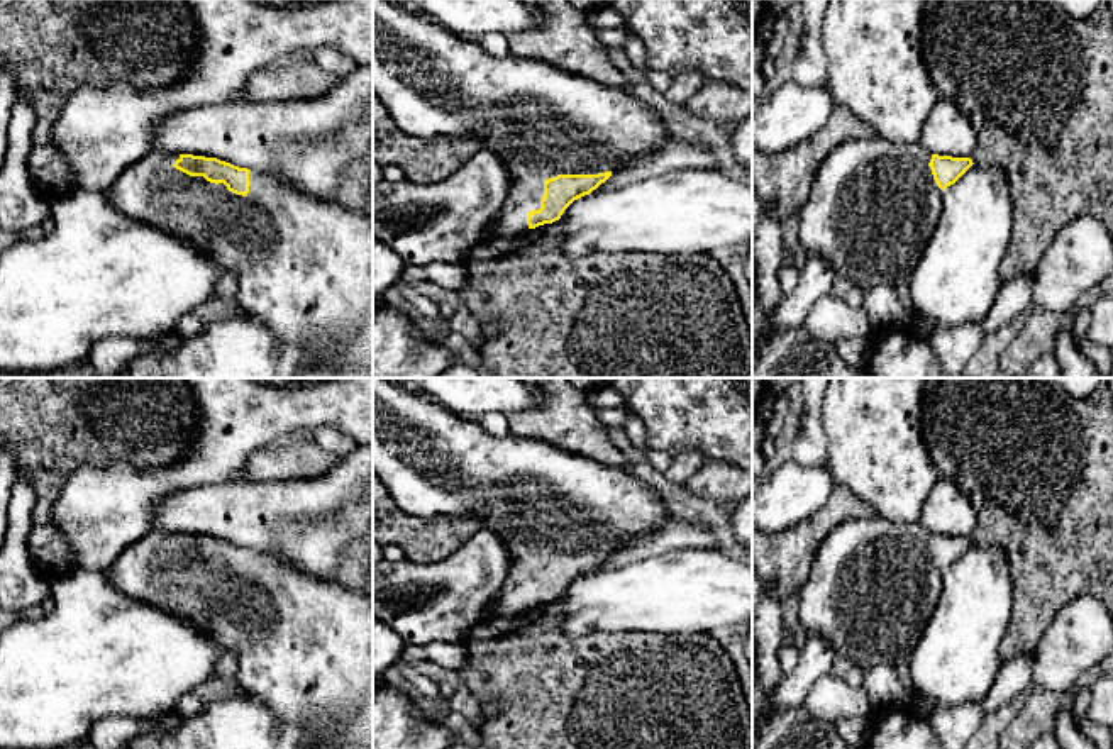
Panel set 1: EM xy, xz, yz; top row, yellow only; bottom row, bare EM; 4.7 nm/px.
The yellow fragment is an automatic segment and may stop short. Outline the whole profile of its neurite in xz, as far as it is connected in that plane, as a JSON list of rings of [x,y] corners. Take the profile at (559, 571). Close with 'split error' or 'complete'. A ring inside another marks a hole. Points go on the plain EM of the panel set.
[[[373,378],[373,473],[395,503],[425,522],[478,517],[512,552],[493,613],[512,617],[552,603],[615,549],[673,515],[651,485],[627,469],[566,452],[537,439],[493,437],[412,386]]]; split error

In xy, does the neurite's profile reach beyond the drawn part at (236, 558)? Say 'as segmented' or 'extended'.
extended

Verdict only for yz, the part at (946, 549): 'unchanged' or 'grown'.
grown

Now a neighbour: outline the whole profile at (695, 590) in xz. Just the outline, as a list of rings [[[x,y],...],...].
[[[684,549],[635,561],[623,568],[584,574],[561,595],[564,632],[579,639],[591,632],[693,634],[752,624],[752,561],[717,549]]]

